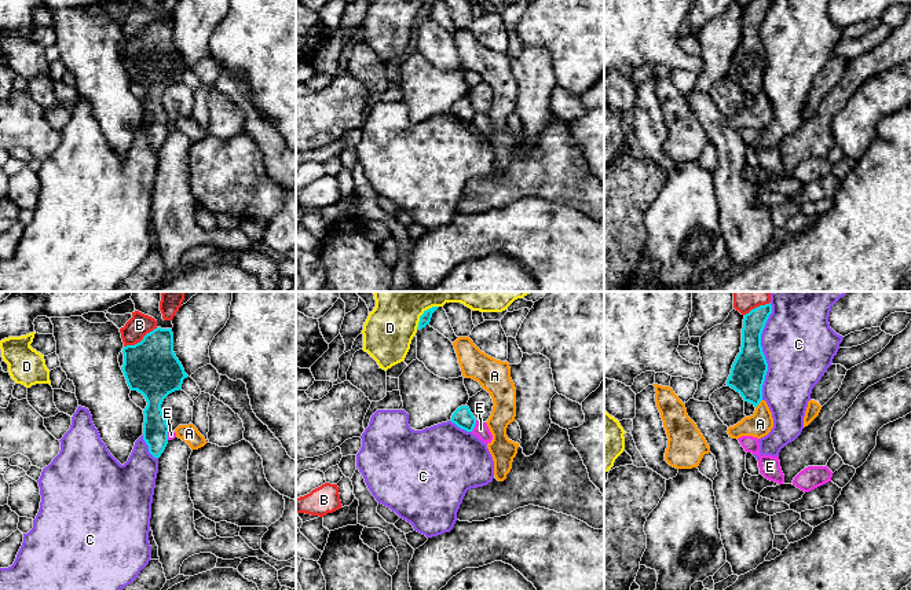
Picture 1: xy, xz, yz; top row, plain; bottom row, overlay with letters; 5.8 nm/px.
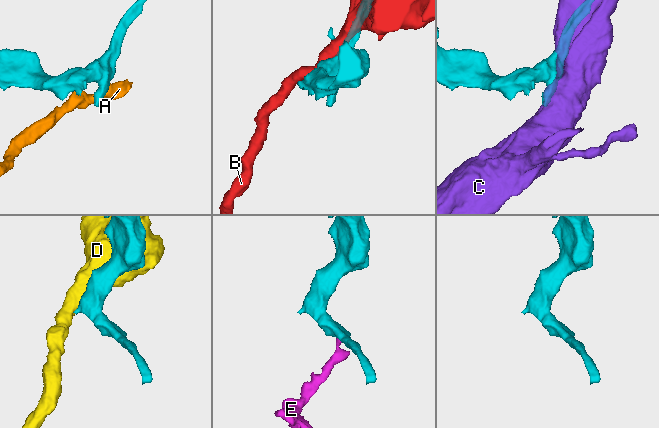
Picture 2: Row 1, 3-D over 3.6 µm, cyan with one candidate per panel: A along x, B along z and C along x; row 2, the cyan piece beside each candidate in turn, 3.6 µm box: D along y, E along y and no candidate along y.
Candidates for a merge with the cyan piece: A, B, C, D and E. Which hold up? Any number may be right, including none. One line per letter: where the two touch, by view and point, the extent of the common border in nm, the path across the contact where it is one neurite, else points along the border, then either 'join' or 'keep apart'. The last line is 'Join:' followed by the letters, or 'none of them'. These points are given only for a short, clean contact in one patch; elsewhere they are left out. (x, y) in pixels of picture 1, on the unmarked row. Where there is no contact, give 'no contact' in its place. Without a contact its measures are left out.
A: meets cyan in yz at (758, 95); contact 70 nm long; border along yz (761, 91), (756, 99); keep apart
B: meets cyan in xy at (142, 32); contact 240 nm long; keep apart
C: meets cyan in yz at (763, 46); contact 550 nm long; keep apart
D: meets cyan in xz at (420, 10); contact 150 nm long; keep apart
E: meets cyan in xz at (475, 116); contact 80 nm long; border along xz (476, 112), (471, 123); keep apart
Join: none of them

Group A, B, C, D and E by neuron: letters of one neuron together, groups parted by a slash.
A / B / C / D / E

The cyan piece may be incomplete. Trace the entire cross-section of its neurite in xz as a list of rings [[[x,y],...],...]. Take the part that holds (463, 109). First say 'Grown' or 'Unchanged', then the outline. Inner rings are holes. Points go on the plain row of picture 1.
Unchanged. [[[468,98],[458,99],[453,105],[450,113],[467,124],[472,124],[476,117],[476,110],[473,109]]]

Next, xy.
Unchanged. [[[157,19],[135,37],[122,40],[121,59],[131,83],[142,85],[147,94],[143,102],[143,132],[149,144],[160,150],[168,136],[169,118],[162,106],[164,91],[182,81],[189,67],[173,44],[172,21]]]

